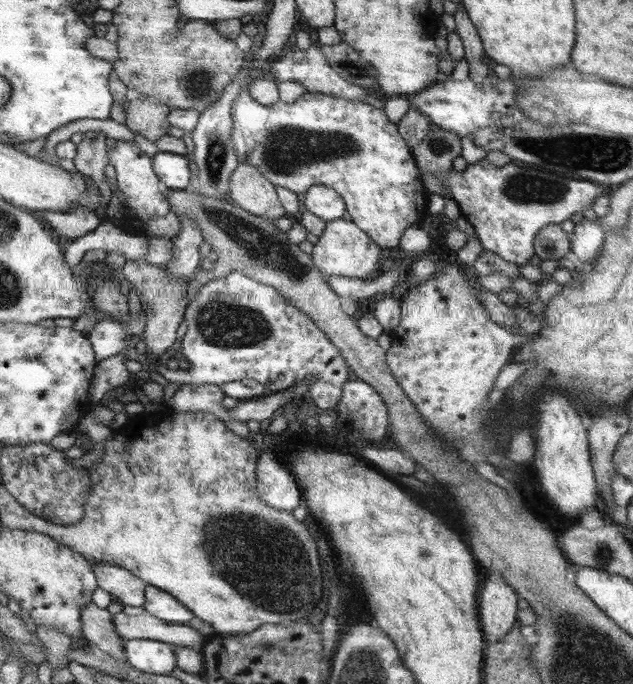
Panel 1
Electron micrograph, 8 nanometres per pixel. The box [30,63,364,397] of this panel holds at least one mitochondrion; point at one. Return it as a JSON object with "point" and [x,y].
{"point":[260,244]}

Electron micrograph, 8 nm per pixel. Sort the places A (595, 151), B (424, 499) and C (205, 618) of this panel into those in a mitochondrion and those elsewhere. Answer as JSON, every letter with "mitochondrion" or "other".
{"A":"mitochondrion","B":"other","C":"other"}

